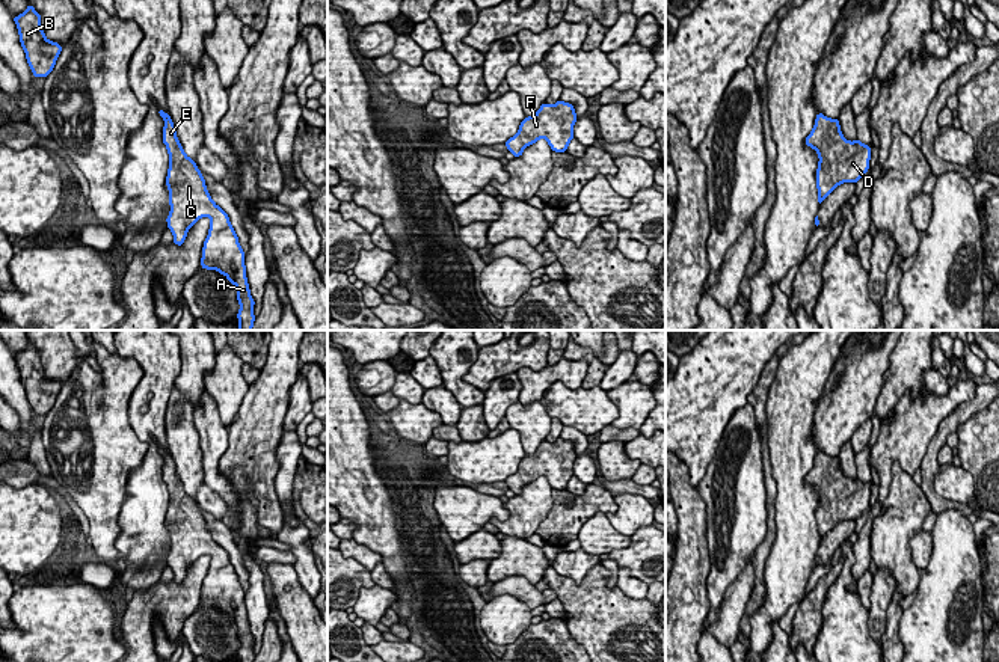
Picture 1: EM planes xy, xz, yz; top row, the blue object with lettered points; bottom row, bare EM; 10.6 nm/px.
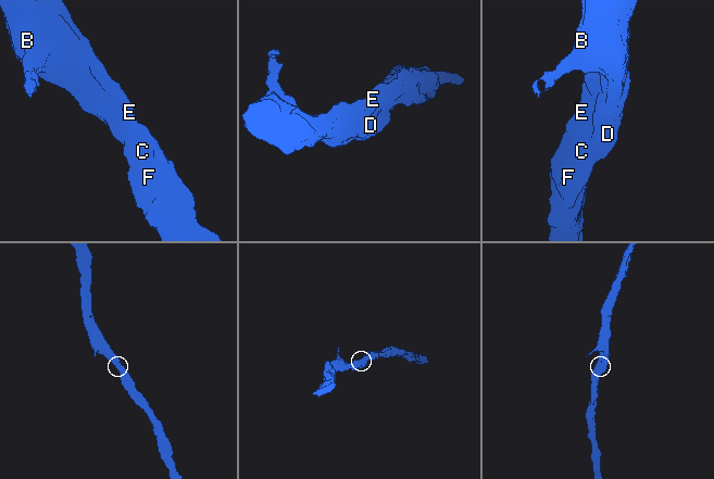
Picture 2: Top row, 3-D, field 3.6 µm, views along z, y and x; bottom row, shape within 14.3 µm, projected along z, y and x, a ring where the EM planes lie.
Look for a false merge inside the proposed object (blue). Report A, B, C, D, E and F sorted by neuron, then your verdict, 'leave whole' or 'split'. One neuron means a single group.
groups A B C D E F; leave whole

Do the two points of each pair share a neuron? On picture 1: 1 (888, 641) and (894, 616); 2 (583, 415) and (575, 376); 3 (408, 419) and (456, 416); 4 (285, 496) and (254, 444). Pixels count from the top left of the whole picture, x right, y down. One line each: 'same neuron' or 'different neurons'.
1: same neuron
2: different neurons
3: different neurons
4: different neurons

